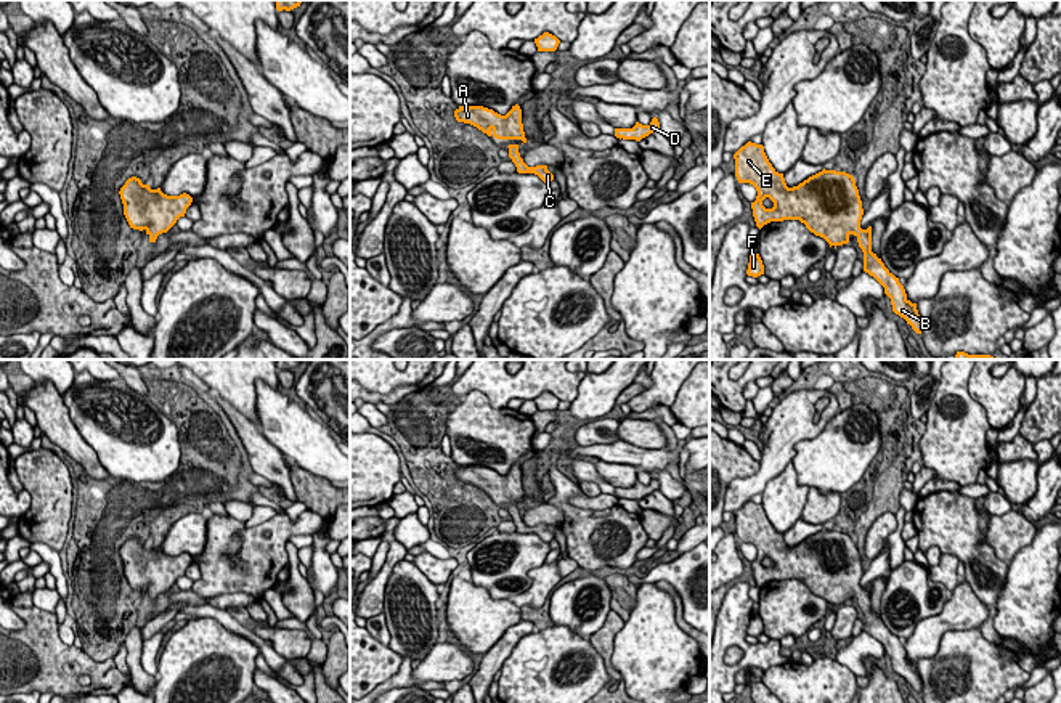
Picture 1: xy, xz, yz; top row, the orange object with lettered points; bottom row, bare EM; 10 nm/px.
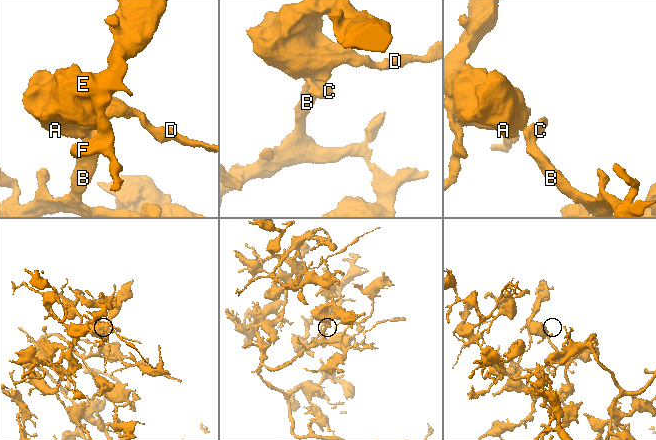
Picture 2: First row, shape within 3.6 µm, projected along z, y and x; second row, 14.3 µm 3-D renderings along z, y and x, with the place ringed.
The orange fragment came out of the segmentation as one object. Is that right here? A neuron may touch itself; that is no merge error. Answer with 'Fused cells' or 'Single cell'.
Single cell

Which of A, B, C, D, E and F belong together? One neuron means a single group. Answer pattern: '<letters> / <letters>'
A B C D E F

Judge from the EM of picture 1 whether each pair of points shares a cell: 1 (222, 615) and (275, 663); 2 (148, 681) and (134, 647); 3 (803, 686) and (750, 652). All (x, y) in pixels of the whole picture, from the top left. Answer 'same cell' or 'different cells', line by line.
1: same cell
2: same cell
3: different cells

